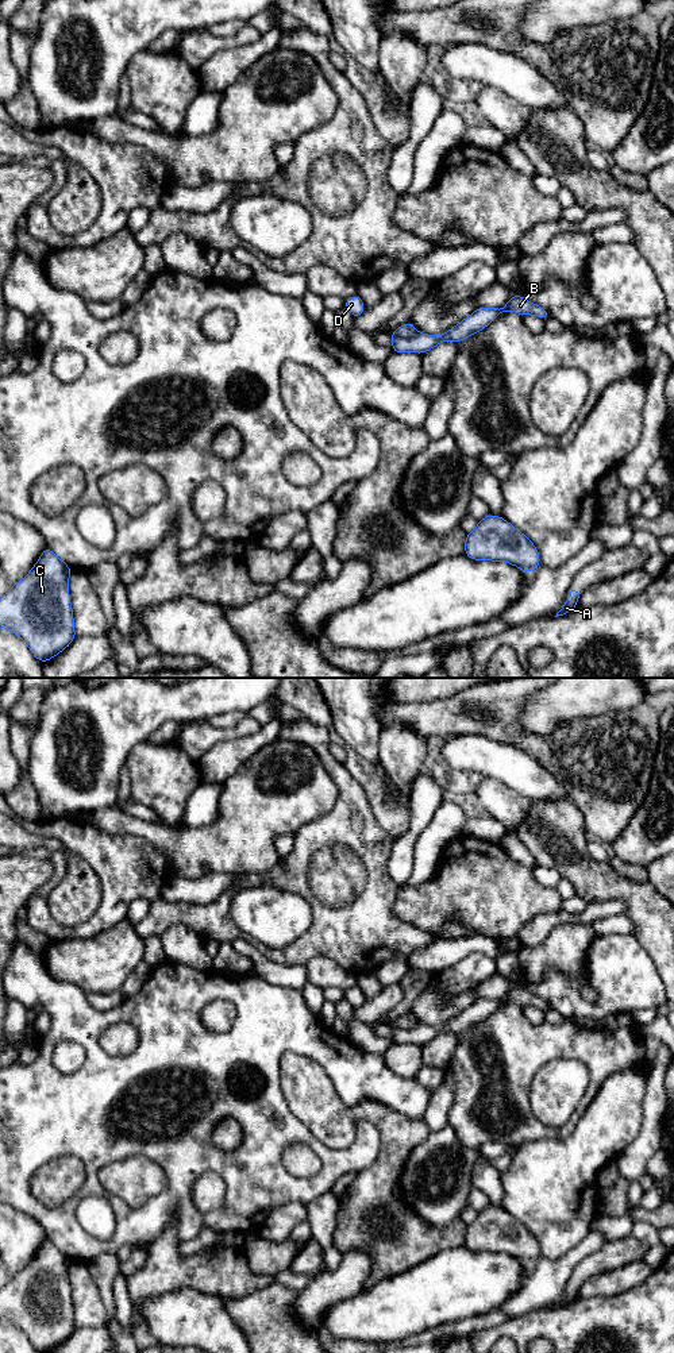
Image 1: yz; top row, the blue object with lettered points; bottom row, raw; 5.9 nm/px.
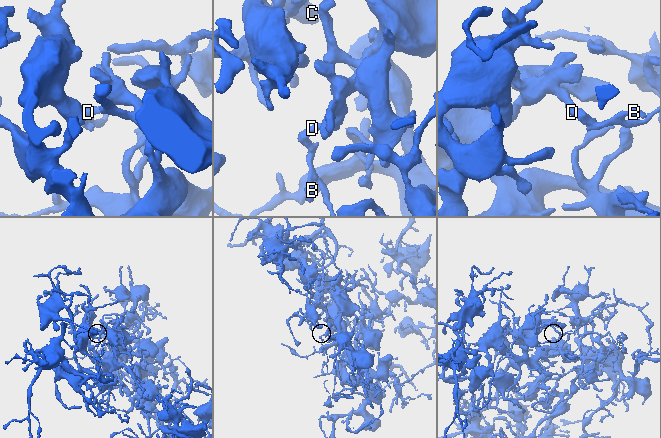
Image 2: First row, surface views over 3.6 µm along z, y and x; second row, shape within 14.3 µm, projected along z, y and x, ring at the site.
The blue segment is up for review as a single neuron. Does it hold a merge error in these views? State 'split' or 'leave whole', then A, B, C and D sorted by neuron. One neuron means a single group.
split; groups A C D / B

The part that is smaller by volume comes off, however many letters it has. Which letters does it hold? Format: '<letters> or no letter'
B

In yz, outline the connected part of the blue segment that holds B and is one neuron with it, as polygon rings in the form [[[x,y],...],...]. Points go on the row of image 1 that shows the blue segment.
[[[515,294],[507,301],[504,308],[477,308],[471,315],[469,315],[443,335],[428,335],[421,332],[409,339],[392,336],[393,354],[416,352],[423,355],[443,342],[459,343],[461,340],[485,329],[501,313],[511,311],[519,313],[523,317],[527,315],[534,315],[544,321],[551,317],[547,309],[531,302],[520,294]]]

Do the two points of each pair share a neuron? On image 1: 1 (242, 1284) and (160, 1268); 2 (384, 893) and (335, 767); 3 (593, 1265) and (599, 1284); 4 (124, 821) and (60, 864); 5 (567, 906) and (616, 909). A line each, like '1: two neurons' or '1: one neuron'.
1: one neuron
2: one neuron
3: two neurons
4: two neurons
5: two neurons

